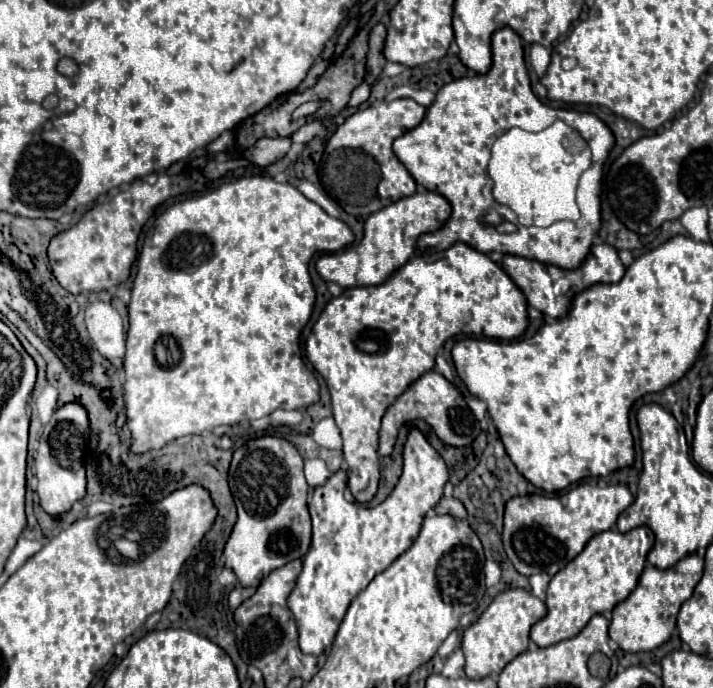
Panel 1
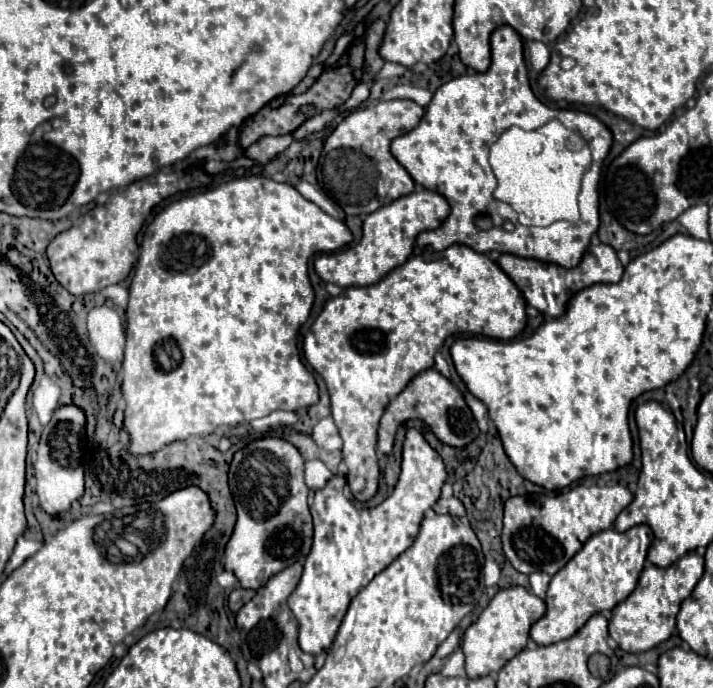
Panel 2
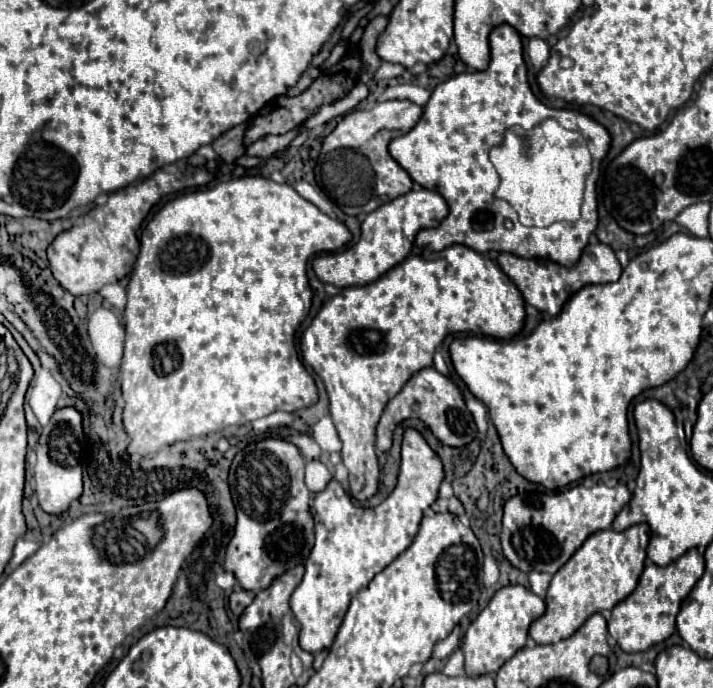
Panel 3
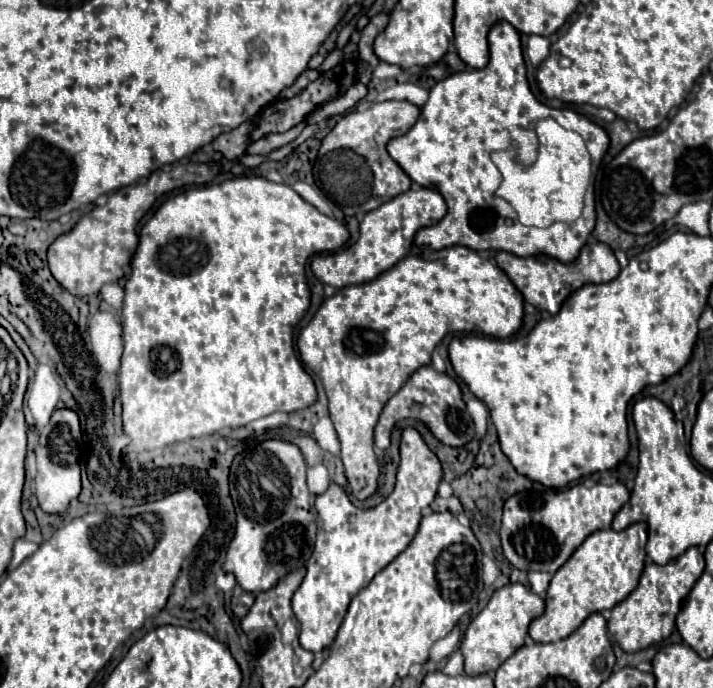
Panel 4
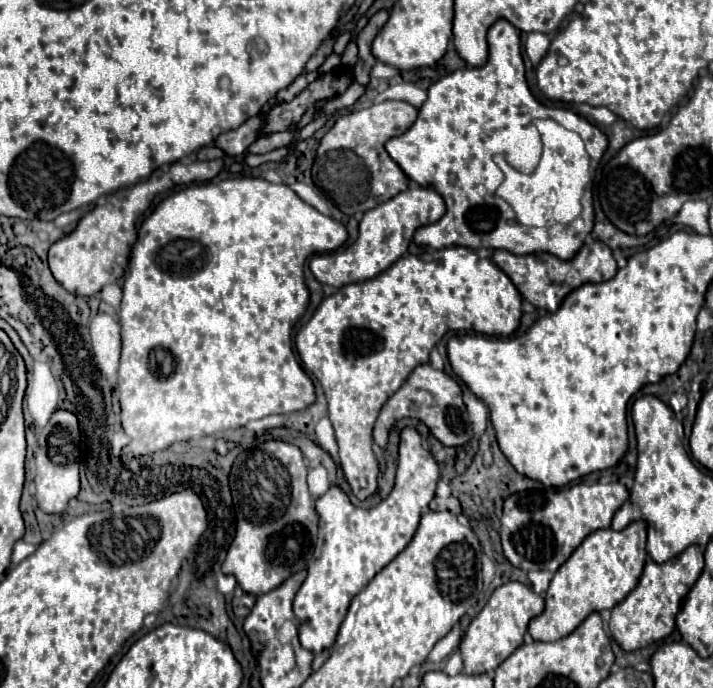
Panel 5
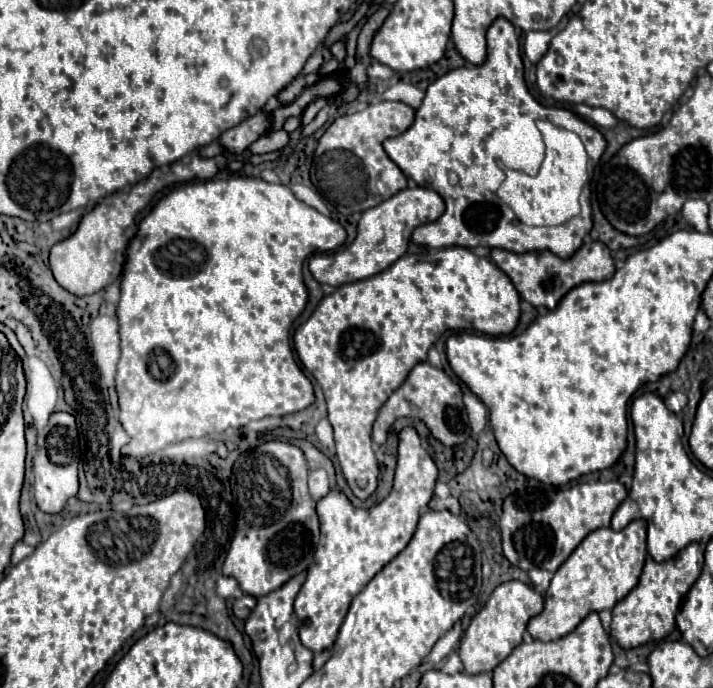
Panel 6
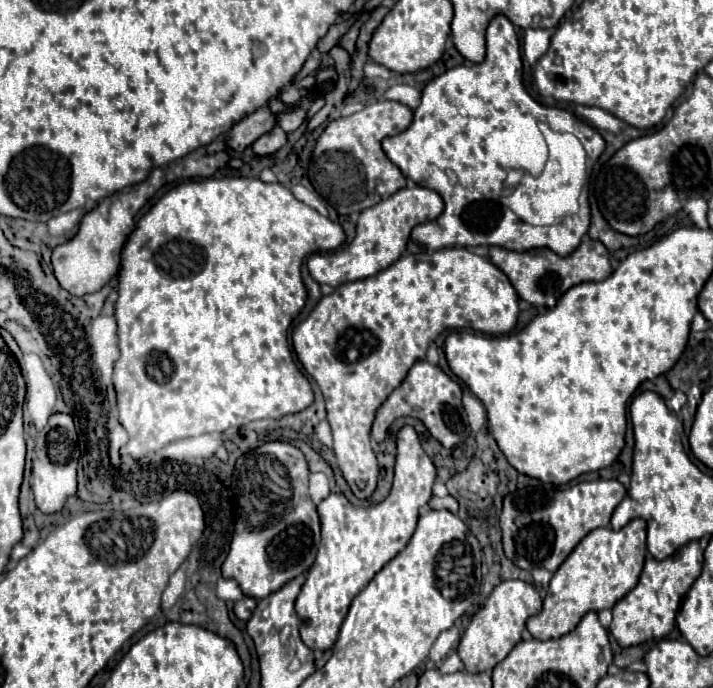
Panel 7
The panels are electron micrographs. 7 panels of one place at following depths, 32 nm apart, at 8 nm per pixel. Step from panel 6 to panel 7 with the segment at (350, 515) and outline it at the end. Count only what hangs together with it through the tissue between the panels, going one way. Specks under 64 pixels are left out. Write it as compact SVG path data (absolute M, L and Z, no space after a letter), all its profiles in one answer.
M404 426L396 434L396 450L394 484L386 500L372 508L358 508L352 506L344 494L330 494L318 504L322 542L296 600L300 636L312 650L330 650L334 646L352 598L408 544L416 528L420 506L428 504L432 496L436 468L422 450L412 426Z

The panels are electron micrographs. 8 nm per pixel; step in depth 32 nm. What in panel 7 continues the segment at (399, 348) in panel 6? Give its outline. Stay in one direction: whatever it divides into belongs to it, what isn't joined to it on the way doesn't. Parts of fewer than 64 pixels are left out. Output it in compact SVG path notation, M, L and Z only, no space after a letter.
M442 248L432 256L404 254L386 270L356 282L338 286L330 296L324 296L306 322L300 322L292 332L292 344L300 364L322 388L328 422L334 436L336 462L356 498L368 498L376 490L378 462L370 446L370 428L376 410L400 386L408 368L426 356L426 348L442 330L470 328L484 334L506 334L518 318L518 294L510 280L488 258L482 258L466 248Z

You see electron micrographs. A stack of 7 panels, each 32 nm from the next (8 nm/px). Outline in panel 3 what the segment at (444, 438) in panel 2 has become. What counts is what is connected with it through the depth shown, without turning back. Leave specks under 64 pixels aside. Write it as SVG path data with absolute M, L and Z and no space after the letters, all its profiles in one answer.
M434 368L418 370L406 382L406 386L386 404L384 414L376 428L376 448L380 448L382 452L390 450L392 432L406 418L418 418L424 424L430 424L432 434L446 446L466 446L476 438L476 424L472 422L472 416L466 410L466 404L458 386L448 376L436 372Z

